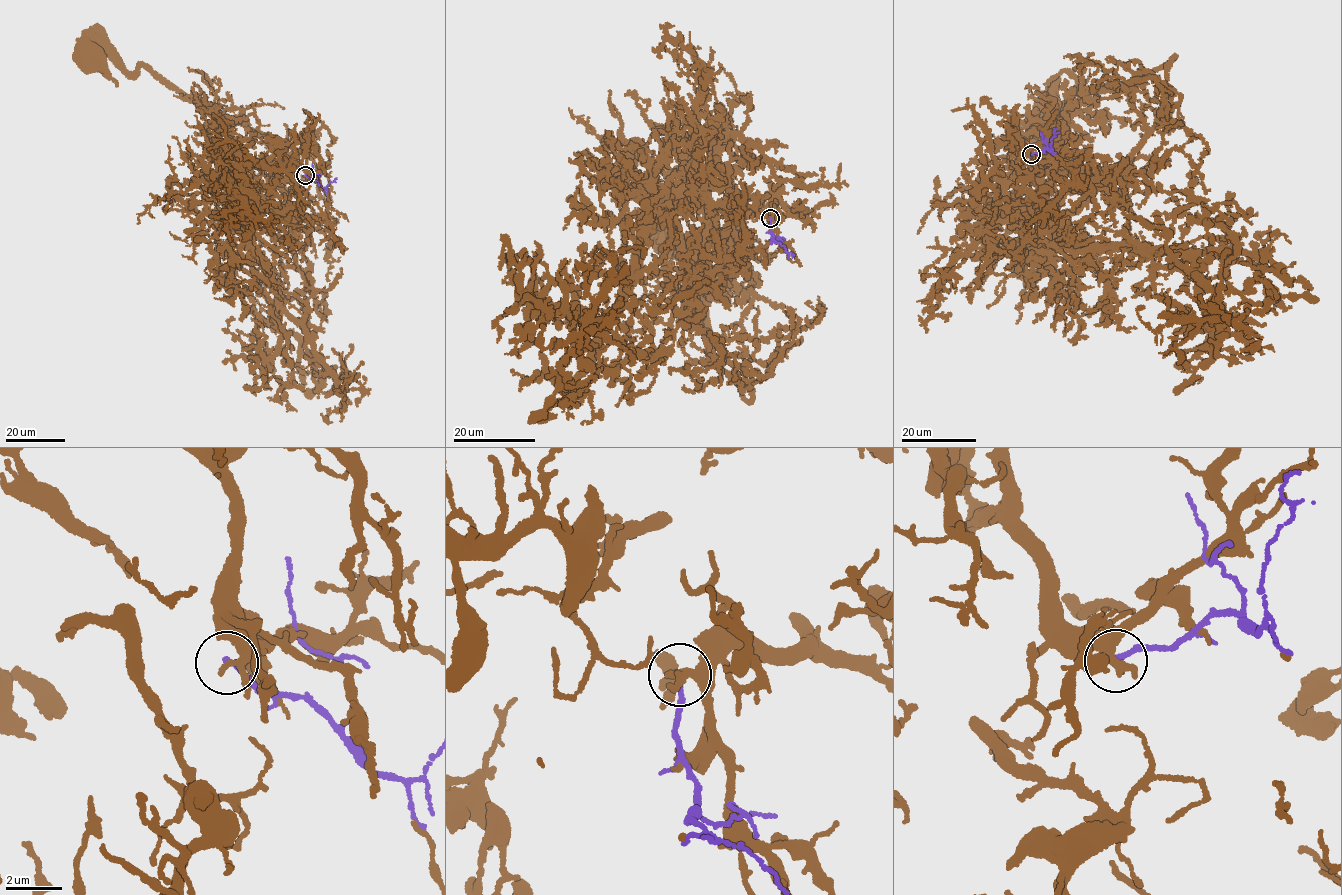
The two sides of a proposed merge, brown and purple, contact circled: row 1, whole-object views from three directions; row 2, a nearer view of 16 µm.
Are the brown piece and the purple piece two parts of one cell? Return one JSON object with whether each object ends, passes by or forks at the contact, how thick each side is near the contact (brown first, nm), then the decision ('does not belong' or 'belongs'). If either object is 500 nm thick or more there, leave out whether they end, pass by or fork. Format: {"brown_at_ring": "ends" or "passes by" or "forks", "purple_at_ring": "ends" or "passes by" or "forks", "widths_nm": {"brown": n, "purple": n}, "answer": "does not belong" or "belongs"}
{"brown_at_ring": "passes by", "purple_at_ring": "ends", "widths_nm": {"brown": 240, "purple": 180}, "answer": "does not belong"}

